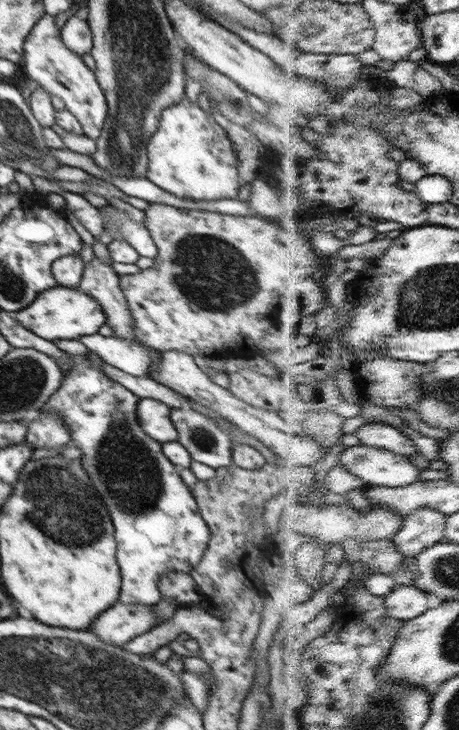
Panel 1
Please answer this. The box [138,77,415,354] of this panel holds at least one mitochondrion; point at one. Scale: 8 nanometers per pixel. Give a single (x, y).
(209, 271)

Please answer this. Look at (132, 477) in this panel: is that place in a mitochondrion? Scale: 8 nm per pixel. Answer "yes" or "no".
yes

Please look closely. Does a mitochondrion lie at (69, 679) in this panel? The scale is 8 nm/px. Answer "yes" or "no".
yes

